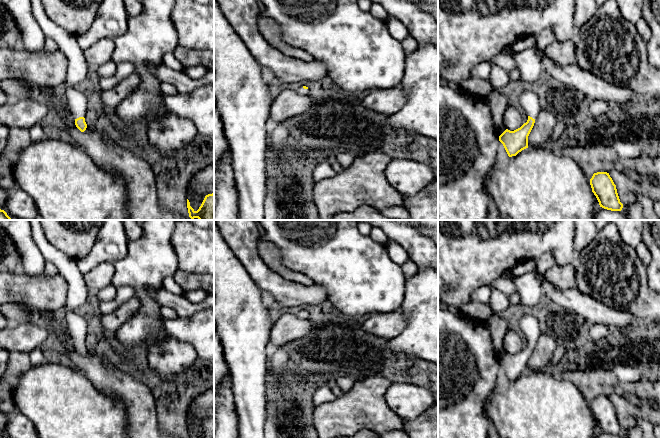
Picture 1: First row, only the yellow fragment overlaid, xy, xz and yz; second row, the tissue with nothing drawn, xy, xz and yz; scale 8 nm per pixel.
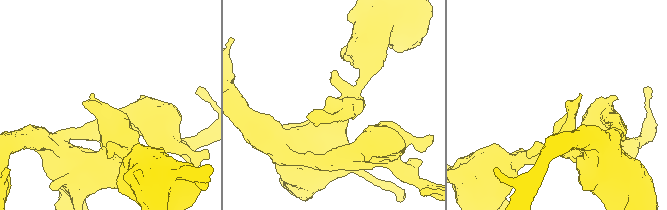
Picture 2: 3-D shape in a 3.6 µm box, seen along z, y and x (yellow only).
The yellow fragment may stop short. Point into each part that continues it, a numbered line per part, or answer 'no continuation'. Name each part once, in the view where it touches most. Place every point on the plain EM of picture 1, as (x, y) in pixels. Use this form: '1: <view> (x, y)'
1: xy (78, 293)

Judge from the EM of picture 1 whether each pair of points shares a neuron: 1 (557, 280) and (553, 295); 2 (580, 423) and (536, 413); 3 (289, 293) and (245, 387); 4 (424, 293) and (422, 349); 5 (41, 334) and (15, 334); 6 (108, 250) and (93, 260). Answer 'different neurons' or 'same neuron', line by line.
1: different neurons
2: same neuron
3: different neurons
4: same neuron
5: same neuron
6: same neuron

